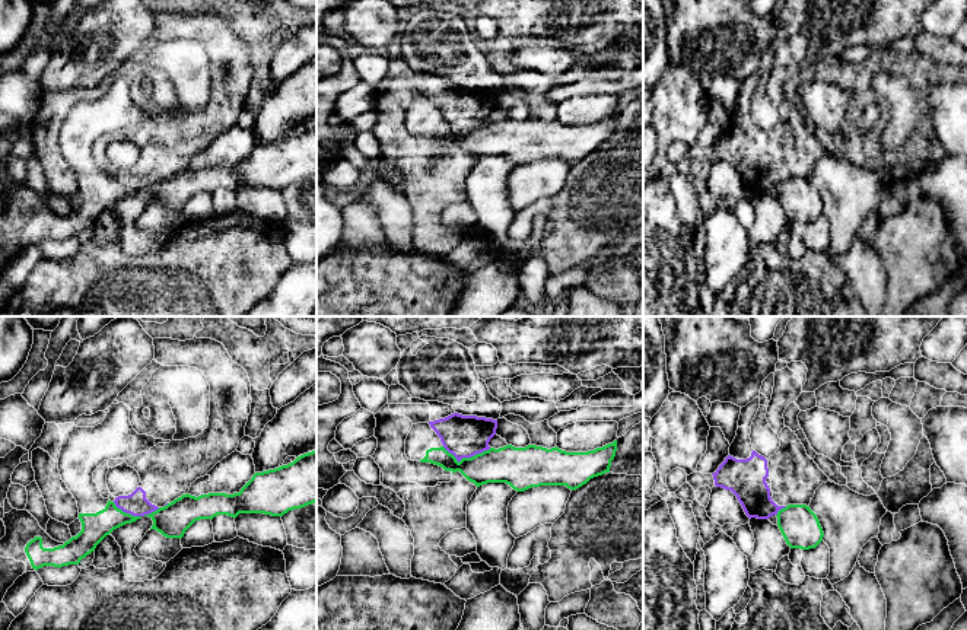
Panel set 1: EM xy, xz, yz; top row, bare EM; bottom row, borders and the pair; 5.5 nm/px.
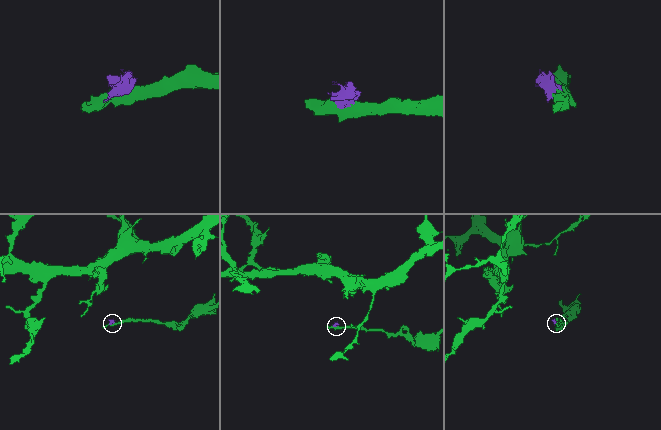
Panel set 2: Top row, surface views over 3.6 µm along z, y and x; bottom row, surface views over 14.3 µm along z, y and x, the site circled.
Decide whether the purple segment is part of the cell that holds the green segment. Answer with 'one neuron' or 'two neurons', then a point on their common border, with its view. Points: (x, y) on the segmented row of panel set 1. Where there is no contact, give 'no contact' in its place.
two neurons | xz (467, 458)

